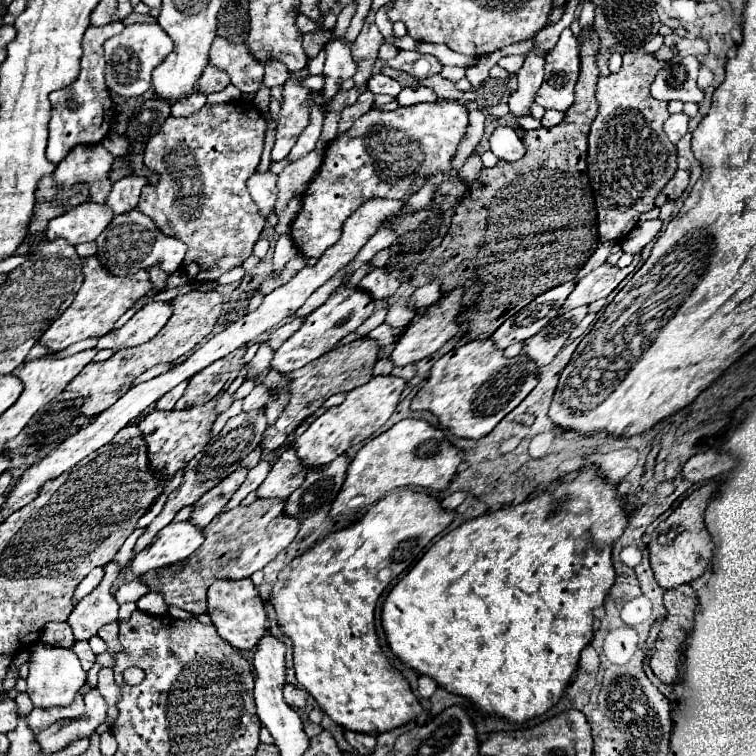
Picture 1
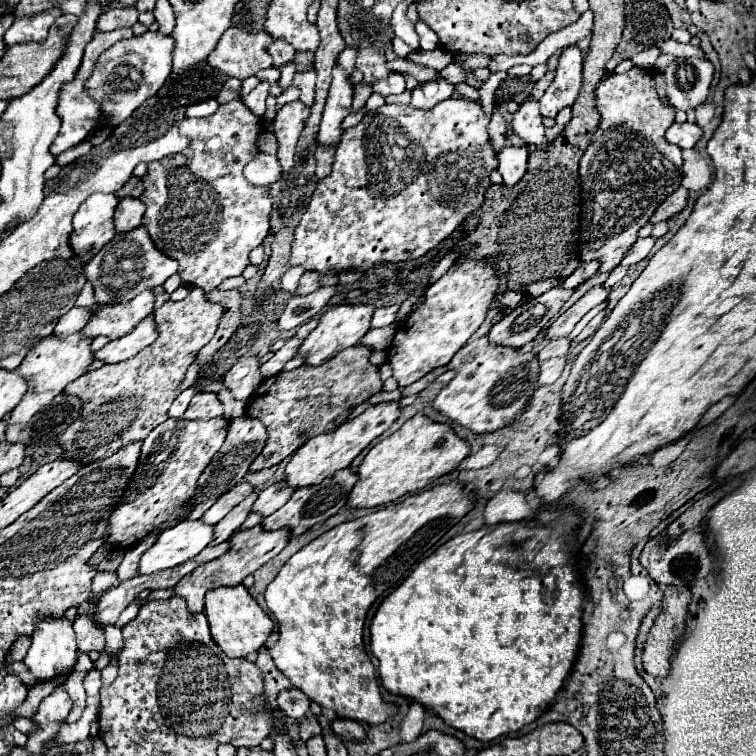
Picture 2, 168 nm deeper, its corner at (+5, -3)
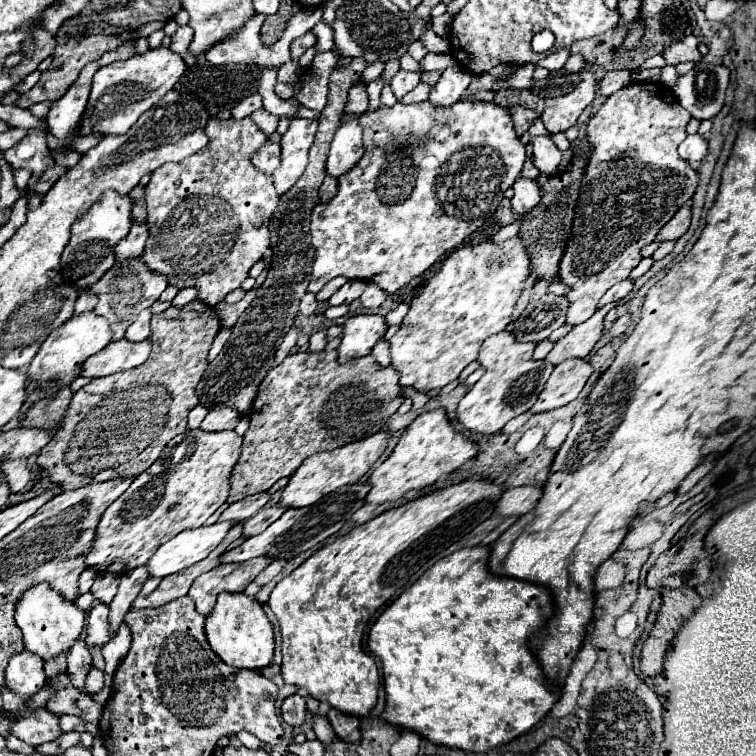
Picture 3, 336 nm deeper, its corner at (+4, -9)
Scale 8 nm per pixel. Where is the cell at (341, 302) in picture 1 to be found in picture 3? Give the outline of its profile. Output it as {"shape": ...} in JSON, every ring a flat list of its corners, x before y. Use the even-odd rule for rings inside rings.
{"shape":[[353,315,343,325,343,341,339,345,339,363,347,363,371,353,377,341,387,333,383,315]]}

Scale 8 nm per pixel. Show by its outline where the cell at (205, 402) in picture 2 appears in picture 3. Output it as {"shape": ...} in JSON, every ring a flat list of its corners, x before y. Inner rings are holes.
{"shape":[[217,407,213,411,209,411,209,415,205,417,201,429,205,431,211,431,211,433,217,433,217,431,225,431,225,429,235,429,237,423,239,423,241,415,233,409,227,409,227,407]]}

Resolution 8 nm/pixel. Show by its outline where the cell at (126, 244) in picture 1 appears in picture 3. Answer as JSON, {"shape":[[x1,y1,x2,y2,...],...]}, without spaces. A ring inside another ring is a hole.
{"shape":[[133,259,133,263,121,263,121,265,113,265,109,269,107,275,103,275,95,285,87,287,87,291,97,293,99,303,95,307,95,311,103,317,107,317,111,331,113,331,113,339,123,339,125,331,131,323,135,323,137,315,151,307,159,295,165,291,167,283,165,279,161,279,161,275,153,275,153,271,149,271,143,263,143,259]]}

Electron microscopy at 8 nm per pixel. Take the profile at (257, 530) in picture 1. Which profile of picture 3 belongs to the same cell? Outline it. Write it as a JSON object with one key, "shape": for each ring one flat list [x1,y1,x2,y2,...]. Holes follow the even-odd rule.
{"shape":[[255,557,255,559,249,559,249,561,243,561,243,563,221,563,217,565,215,569,203,573,201,577,197,577,189,589,189,597,195,601,195,607,201,615,209,615,213,611,213,605,217,601,217,595,223,593,223,591,229,591,229,593,243,593,245,587,255,581,255,577,269,565,269,559,267,557]]}

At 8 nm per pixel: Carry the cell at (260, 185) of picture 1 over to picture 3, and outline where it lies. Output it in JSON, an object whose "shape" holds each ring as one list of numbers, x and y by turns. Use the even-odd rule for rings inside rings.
{"shape":[[267,141,265,145,261,145,253,155,251,155,251,163,265,175,273,175,273,171,279,167,279,155,281,155,281,147,275,141]]}

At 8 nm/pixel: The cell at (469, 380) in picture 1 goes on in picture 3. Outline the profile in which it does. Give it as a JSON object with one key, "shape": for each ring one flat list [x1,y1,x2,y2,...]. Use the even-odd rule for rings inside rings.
{"shape":[[509,331,497,333,483,343,479,351,479,361,485,367,485,375,469,389,469,393,461,399,457,407,459,421,465,429,481,435,499,433,509,419,529,411,535,405,553,371,553,365,549,361,533,359,535,347,537,343,515,341]]}

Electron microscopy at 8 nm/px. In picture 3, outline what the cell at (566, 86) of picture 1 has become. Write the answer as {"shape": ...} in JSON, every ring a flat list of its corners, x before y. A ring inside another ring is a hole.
{"shape":[[583,69,581,71,583,81,575,85,575,89,559,99,545,101,545,111,541,115,541,121,551,133,563,133,569,127,573,127,583,113,583,109,595,99,595,75,593,71]]}

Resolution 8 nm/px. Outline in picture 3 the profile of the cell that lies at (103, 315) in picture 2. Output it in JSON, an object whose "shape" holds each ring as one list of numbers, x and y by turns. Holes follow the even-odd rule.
{"shape":[[145,309,139,319,129,327,127,339,129,341,145,341,151,335,151,309]]}

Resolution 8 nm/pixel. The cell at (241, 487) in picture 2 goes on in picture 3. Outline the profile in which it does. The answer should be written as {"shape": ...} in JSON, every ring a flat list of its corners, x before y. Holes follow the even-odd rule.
{"shape":[[257,493,257,495,251,495,251,497,245,497,233,505,229,505,223,515,219,517,219,521,235,521,235,523,243,523,245,519,253,517,261,507,267,505,269,501,269,493]]}

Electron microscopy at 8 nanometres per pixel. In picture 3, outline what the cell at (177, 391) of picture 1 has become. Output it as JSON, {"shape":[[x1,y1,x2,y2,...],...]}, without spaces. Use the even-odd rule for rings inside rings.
{"shape":[[197,405,191,413,189,413,189,429,199,429,201,427,201,421,205,419,209,411,203,407,203,405]]}

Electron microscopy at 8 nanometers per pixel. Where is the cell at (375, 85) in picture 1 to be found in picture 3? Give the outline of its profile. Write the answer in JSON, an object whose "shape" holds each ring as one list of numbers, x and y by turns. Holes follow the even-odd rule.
{"shape":[[399,71,393,79,391,79,391,87,397,99,401,99,403,95,407,95,411,89,415,89,421,83,421,71,413,73,413,71]]}

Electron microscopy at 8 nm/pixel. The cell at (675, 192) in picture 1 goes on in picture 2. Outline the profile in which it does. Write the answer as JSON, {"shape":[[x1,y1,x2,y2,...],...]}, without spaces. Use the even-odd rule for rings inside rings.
{"shape":[[678,187,672,195,668,195,662,205,654,211,654,215,650,217,652,223,658,223,658,221,664,221,664,219,670,219,672,215,676,215,678,211,684,209,686,205,686,199,688,199,688,191,684,187]]}

